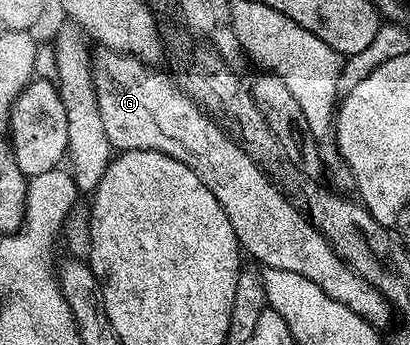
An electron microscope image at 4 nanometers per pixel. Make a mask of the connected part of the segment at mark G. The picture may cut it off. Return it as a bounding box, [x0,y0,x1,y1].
[91,48,394,328]

